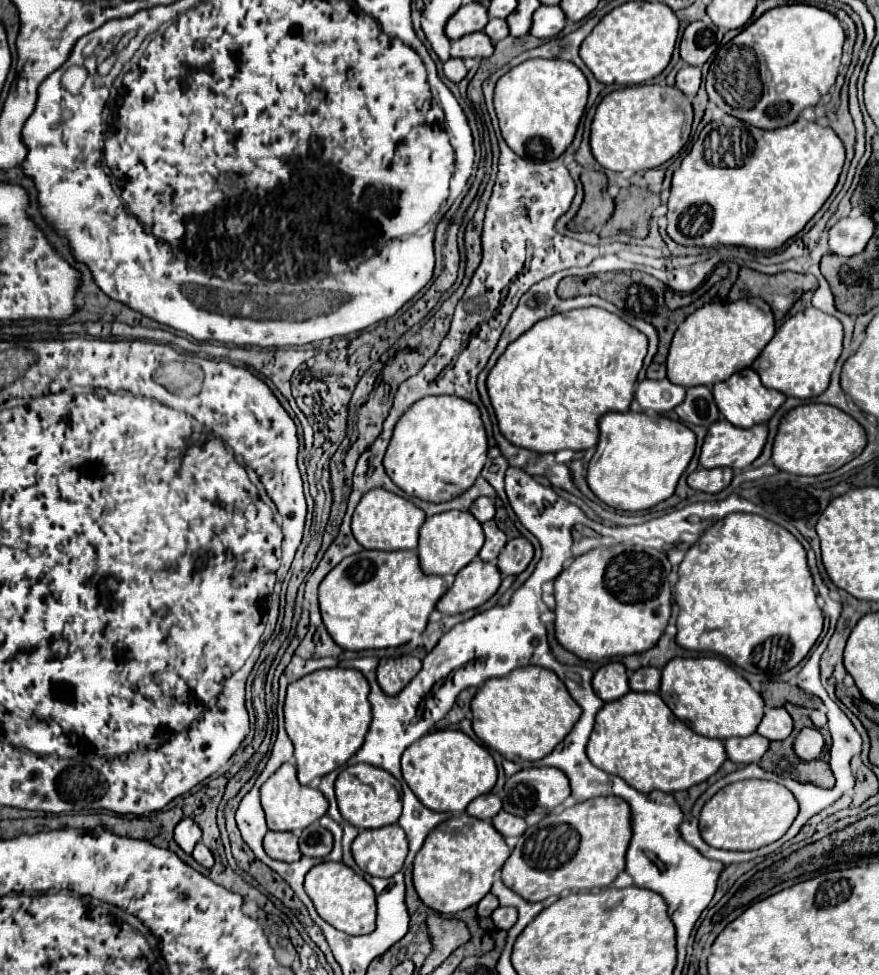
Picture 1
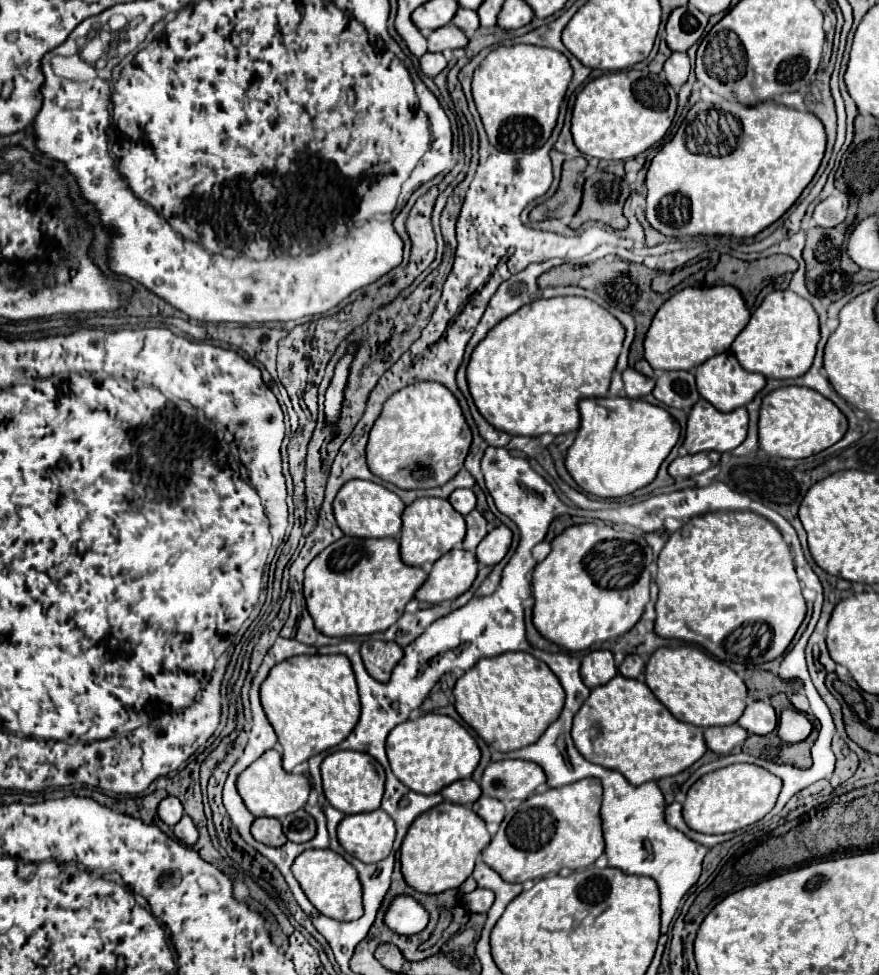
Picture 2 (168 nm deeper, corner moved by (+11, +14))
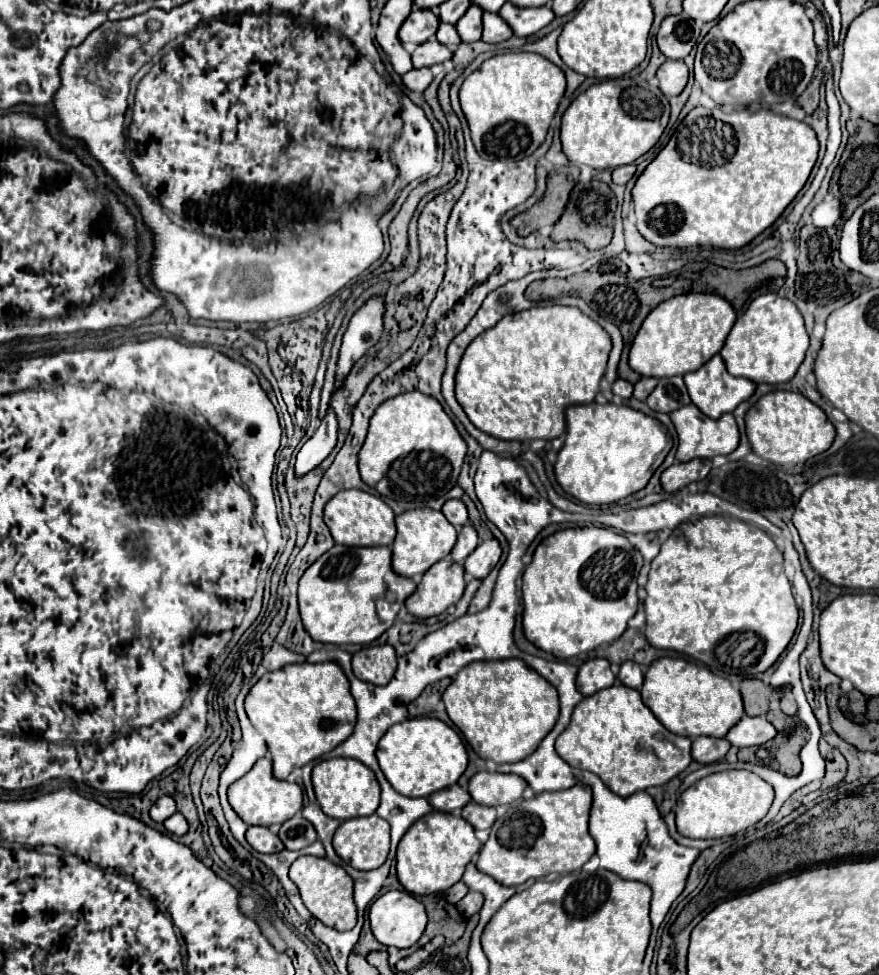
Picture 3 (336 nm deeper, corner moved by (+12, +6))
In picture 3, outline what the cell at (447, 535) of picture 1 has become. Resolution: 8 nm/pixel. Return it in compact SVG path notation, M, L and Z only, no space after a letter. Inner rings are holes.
M428 507L415 508L399 514L395 518L395 526L397 526L397 536L391 546L393 552L391 568L407 578L427 572L435 562L443 560L457 542L457 530L453 528L453 524L445 520L443 512Z

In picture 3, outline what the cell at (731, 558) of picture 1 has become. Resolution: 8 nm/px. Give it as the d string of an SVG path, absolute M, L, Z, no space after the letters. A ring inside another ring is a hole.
M703 516L695 522L679 524L653 558L645 590L647 642L655 648L687 654L717 674L747 678L765 672L787 648L799 620L791 584L783 572L783 554L775 542L763 530L729 516Z

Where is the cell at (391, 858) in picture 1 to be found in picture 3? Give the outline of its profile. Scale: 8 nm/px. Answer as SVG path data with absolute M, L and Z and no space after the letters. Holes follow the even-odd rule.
M377 814L341 822L333 836L333 848L357 870L375 870L389 854L389 822Z

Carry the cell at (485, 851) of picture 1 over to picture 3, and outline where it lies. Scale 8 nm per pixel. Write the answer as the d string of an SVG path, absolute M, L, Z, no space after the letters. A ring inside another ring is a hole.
M429 812L417 820L397 846L397 876L403 888L415 896L427 896L445 892L461 880L465 866L481 850L481 842L475 838L473 826L465 824L461 816Z

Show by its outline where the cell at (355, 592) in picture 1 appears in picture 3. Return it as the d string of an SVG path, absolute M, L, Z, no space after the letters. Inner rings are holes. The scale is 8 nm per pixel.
M333 546L317 562L313 562L299 580L299 612L305 630L315 642L327 644L371 644L387 628L391 628L403 602L415 592L417 584L411 578L399 576L391 568L391 548L349 548Z

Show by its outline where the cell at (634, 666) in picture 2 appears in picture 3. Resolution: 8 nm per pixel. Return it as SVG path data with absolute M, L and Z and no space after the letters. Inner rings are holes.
M623 662L621 664L621 670L617 674L617 680L623 686L629 686L629 688L639 690L641 684L643 684L643 672L641 672L639 664L635 664L635 662Z

